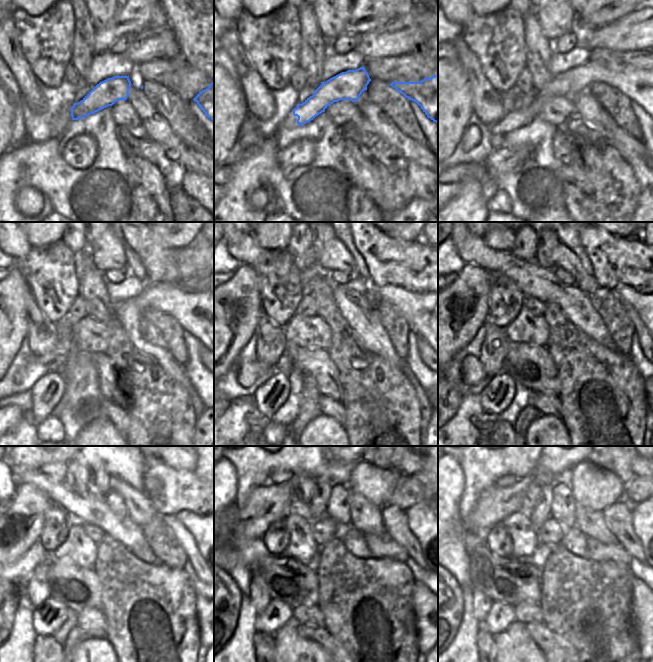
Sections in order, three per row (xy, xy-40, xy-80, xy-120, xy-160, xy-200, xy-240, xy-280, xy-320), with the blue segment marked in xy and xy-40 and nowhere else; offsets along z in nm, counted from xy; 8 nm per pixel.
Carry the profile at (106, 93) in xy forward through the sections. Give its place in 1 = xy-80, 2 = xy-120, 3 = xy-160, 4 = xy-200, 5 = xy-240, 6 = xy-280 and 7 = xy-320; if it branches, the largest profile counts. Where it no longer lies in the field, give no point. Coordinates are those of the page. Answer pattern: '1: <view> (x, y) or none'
1: xy-80 (641, 86)
2: xy-120 (193, 310)
3: xy-160 (417, 309)
4: xy-200 (640, 302)
5: xy-240 (193, 522)
6: xy-280 (417, 516)
7: xy-320 (641, 513)

